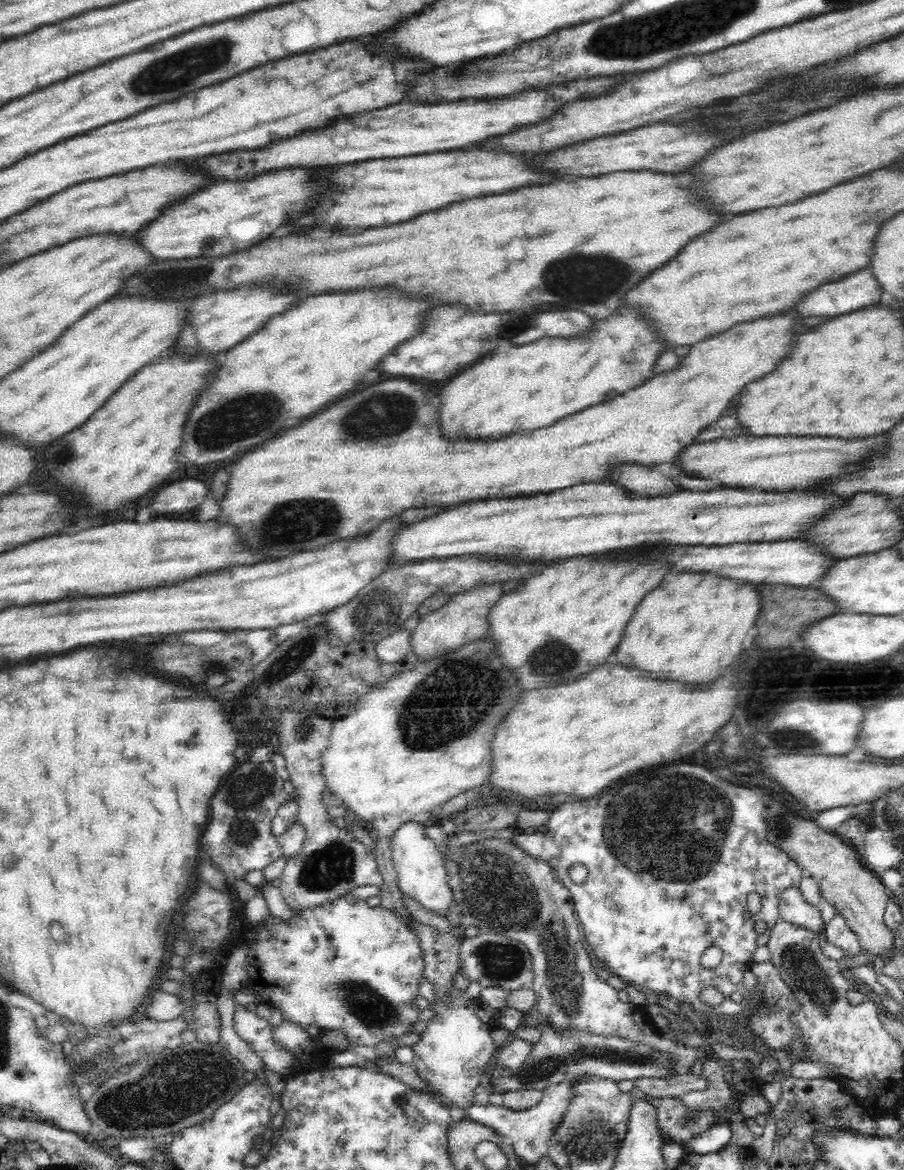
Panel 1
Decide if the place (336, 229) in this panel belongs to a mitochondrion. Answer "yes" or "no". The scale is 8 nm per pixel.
no

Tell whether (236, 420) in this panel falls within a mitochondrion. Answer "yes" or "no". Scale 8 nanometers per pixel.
yes

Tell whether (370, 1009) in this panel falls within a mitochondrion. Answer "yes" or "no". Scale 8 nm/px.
yes

